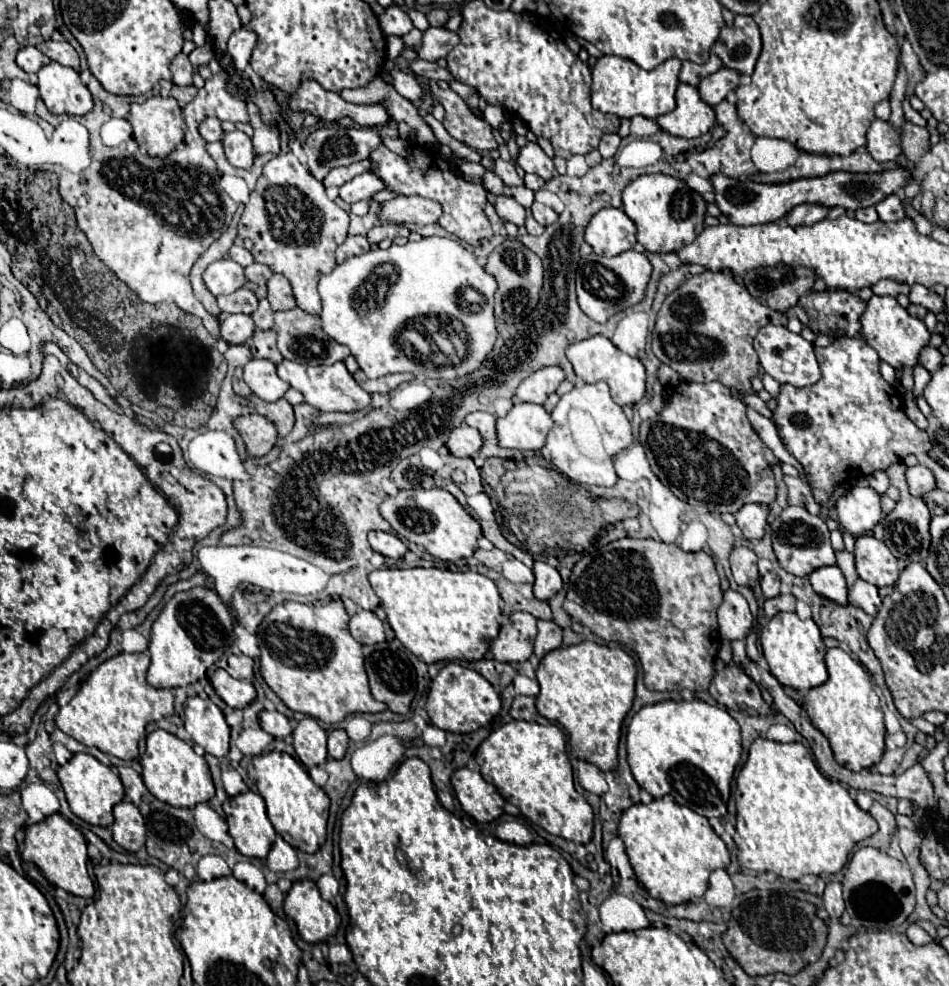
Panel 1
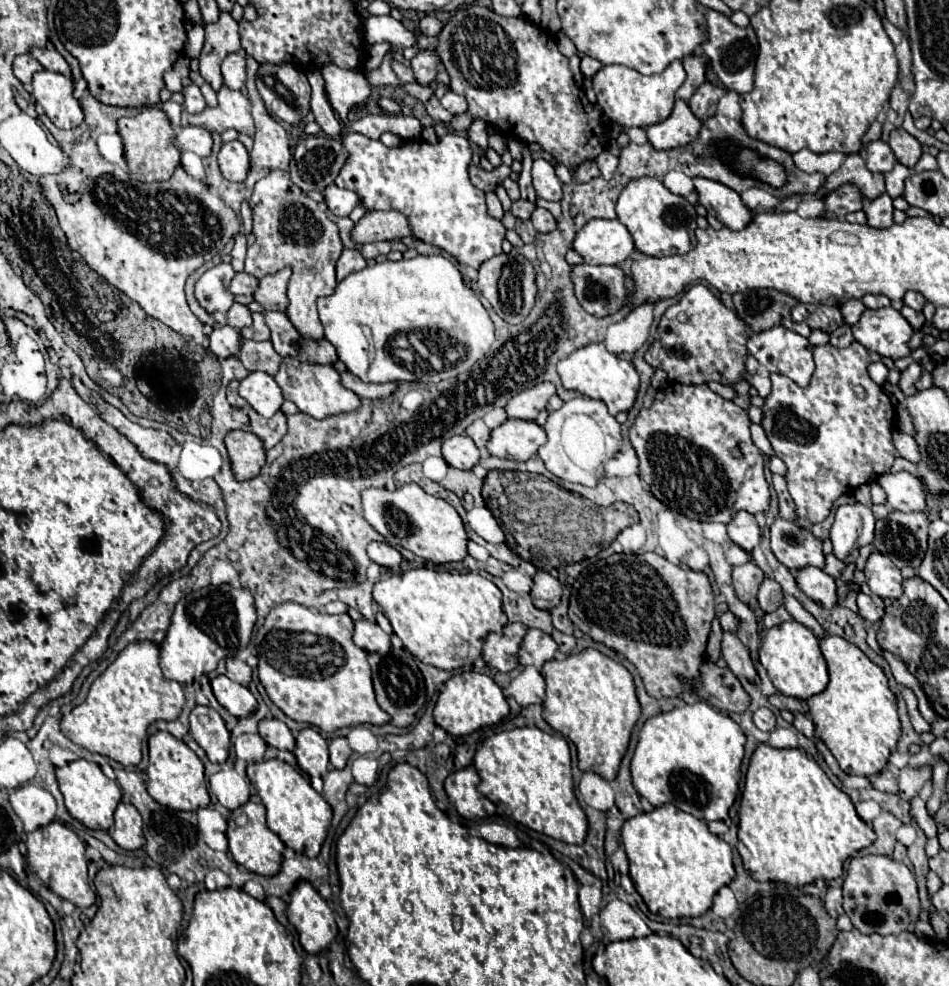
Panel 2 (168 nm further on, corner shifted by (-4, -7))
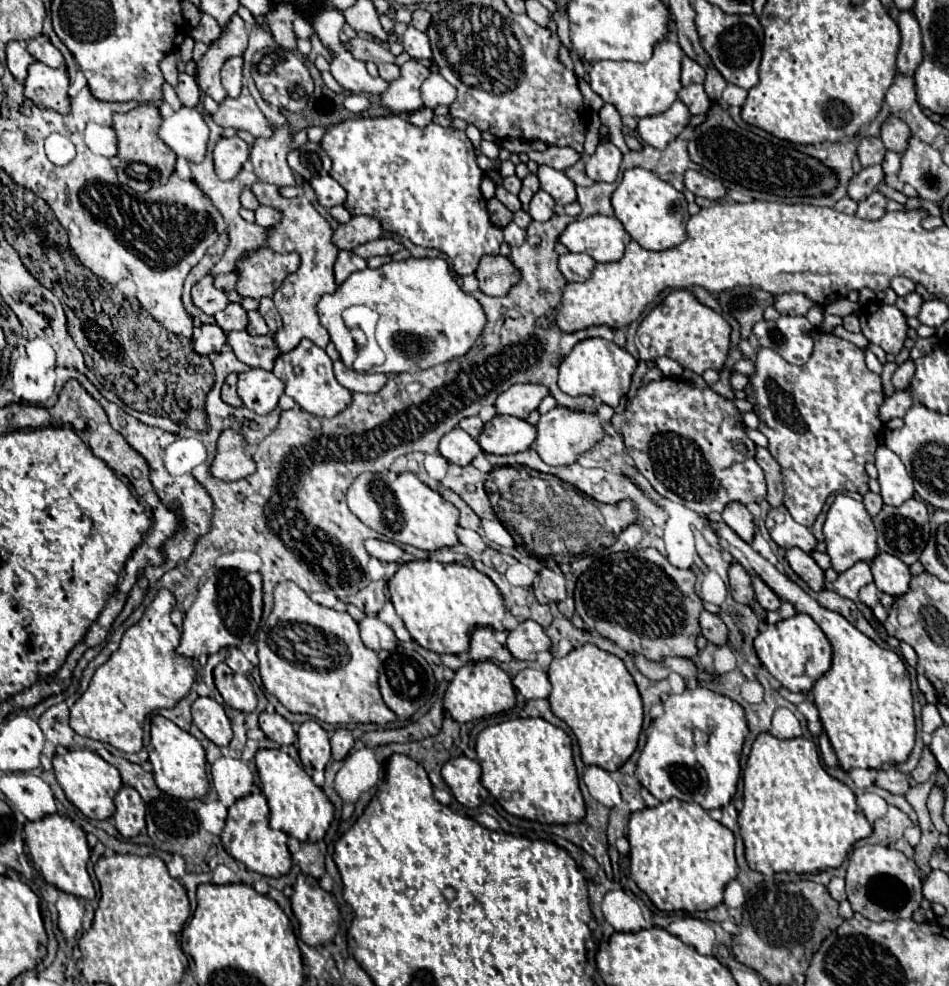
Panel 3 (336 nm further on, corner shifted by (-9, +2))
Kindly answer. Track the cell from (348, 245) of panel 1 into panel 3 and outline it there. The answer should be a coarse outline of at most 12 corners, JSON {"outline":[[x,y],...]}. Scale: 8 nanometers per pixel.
{"outline":[[340,251],[334,265],[336,283],[364,269],[368,261],[352,251]]}

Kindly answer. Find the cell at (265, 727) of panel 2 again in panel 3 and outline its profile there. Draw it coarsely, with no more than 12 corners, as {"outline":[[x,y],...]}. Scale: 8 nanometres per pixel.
{"outline":[[276,711],[260,713],[260,729],[280,745],[298,739],[292,723]]}

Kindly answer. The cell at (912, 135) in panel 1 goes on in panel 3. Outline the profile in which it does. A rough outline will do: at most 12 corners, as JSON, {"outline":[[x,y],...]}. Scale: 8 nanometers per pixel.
{"outline":[[890,115],[880,139],[886,149],[904,153],[910,133],[902,119]]}

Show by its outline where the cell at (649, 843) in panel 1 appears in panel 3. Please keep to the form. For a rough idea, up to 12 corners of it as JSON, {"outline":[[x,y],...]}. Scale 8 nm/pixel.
{"outline":[[700,805],[632,813],[630,873],[660,911],[708,911],[734,835]]}

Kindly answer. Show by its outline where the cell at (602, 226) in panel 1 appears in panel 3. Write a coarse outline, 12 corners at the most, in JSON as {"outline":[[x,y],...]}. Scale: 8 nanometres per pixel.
{"outline":[[616,217],[572,221],[560,243],[598,263],[624,255],[624,225]]}

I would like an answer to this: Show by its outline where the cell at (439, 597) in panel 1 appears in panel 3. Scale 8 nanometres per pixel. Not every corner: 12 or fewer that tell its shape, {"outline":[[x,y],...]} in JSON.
{"outline":[[432,559],[390,577],[412,639],[460,655],[478,627],[504,629],[486,573]]}

